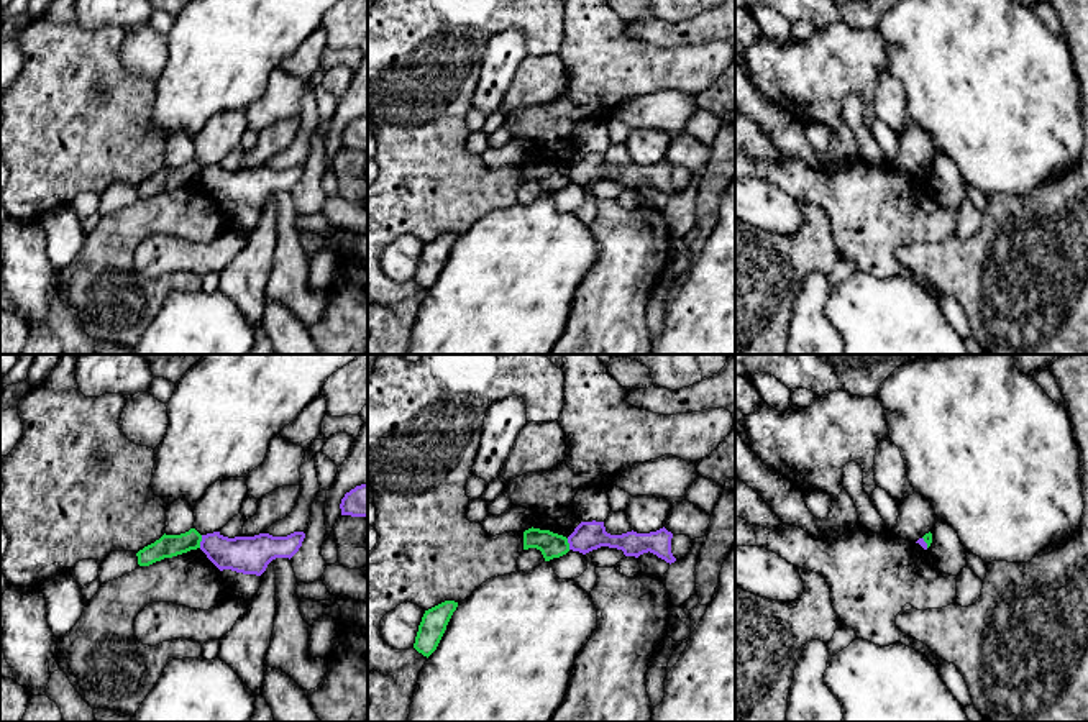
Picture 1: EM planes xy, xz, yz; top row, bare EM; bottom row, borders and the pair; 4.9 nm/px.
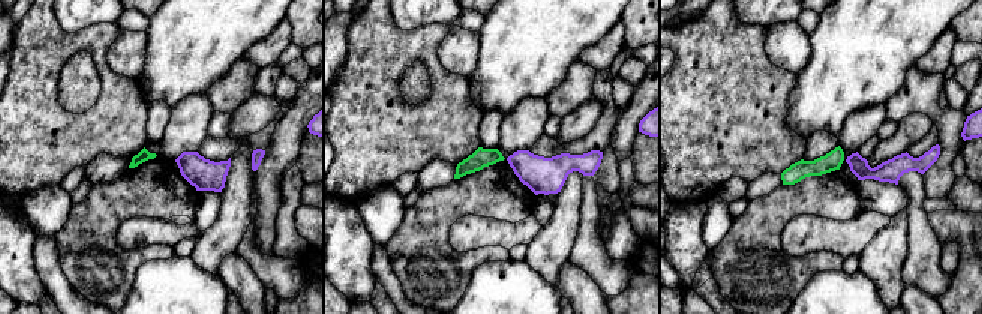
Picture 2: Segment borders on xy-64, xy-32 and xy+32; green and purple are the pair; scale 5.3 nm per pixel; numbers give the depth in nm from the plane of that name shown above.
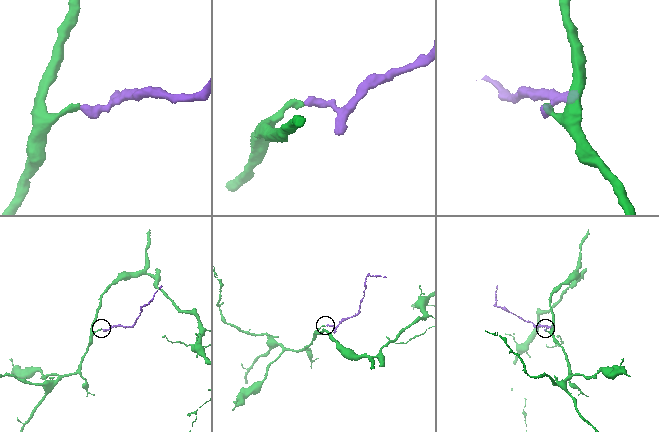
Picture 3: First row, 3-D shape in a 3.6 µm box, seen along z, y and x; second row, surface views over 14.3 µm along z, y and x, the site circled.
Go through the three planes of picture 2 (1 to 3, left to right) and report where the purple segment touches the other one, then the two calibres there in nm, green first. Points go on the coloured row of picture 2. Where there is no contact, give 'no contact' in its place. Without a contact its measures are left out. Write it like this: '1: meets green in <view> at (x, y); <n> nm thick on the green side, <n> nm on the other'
1: no contact
2: no contact
3: no contact

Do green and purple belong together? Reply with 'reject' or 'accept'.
reject

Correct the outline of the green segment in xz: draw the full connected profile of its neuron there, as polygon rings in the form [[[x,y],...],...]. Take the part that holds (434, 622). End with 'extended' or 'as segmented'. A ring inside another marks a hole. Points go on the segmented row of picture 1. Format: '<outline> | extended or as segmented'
[[[445,601],[425,610],[414,643],[418,653],[428,658],[437,650],[456,607],[458,602]]] | as segmented

